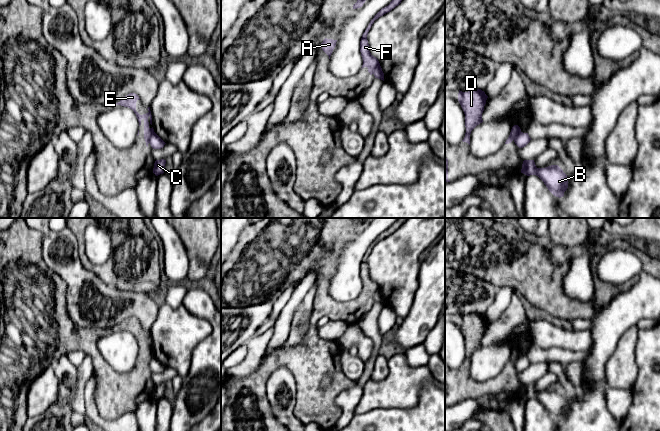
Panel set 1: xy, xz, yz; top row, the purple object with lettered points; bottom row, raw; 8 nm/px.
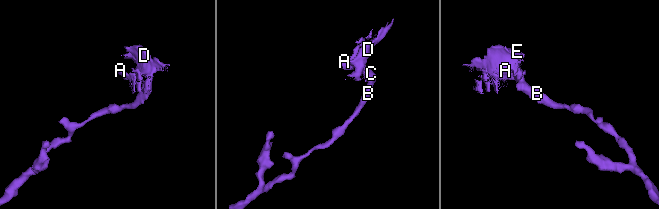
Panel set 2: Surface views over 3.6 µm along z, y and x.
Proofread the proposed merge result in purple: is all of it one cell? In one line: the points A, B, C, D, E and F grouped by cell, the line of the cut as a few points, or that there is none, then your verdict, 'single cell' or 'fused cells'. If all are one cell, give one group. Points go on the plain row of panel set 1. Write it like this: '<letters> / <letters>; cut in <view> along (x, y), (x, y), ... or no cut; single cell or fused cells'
A D E F / B C; cut in xy along (154, 356), (148, 366); fused cells

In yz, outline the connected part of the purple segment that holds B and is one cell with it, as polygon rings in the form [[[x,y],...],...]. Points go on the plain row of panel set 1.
[[[524,384],[521,397],[538,400],[556,421],[563,421],[568,412],[568,401],[558,389],[537,392],[534,384]]]

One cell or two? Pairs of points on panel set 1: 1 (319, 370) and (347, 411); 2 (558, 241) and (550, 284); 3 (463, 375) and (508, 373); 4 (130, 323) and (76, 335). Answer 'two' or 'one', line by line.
1: two
2: two
3: one
4: one

